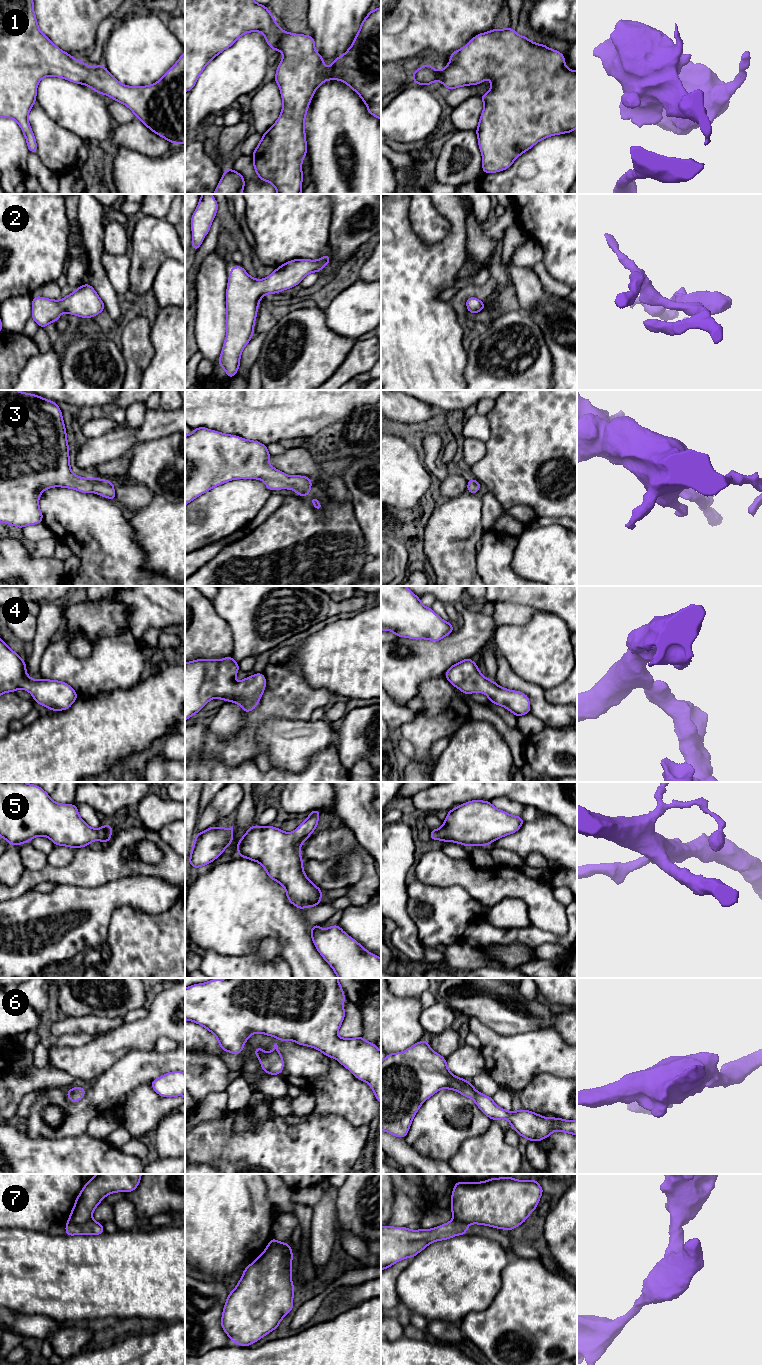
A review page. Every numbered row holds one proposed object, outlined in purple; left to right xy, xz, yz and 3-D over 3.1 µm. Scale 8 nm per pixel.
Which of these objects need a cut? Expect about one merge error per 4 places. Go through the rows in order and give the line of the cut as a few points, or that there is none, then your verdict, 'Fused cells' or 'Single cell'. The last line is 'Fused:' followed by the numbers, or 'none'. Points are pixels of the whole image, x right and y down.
1: No split. Single cell
2: No split. Single cell
3: No split. Single cell
4: No split. Single cell
5: No split. Single cell
6: No split. Single cell
7: Split along xz (264, 1251), (278, 1247), (291, 1260). Fused cells
Fused: 7

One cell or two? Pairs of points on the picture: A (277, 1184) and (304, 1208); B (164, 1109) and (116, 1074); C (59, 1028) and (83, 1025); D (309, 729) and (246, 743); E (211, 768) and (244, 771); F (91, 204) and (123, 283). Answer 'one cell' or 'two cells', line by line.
A: one cell
B: two cells
C: one cell
D: one cell
E: one cell
F: two cells

